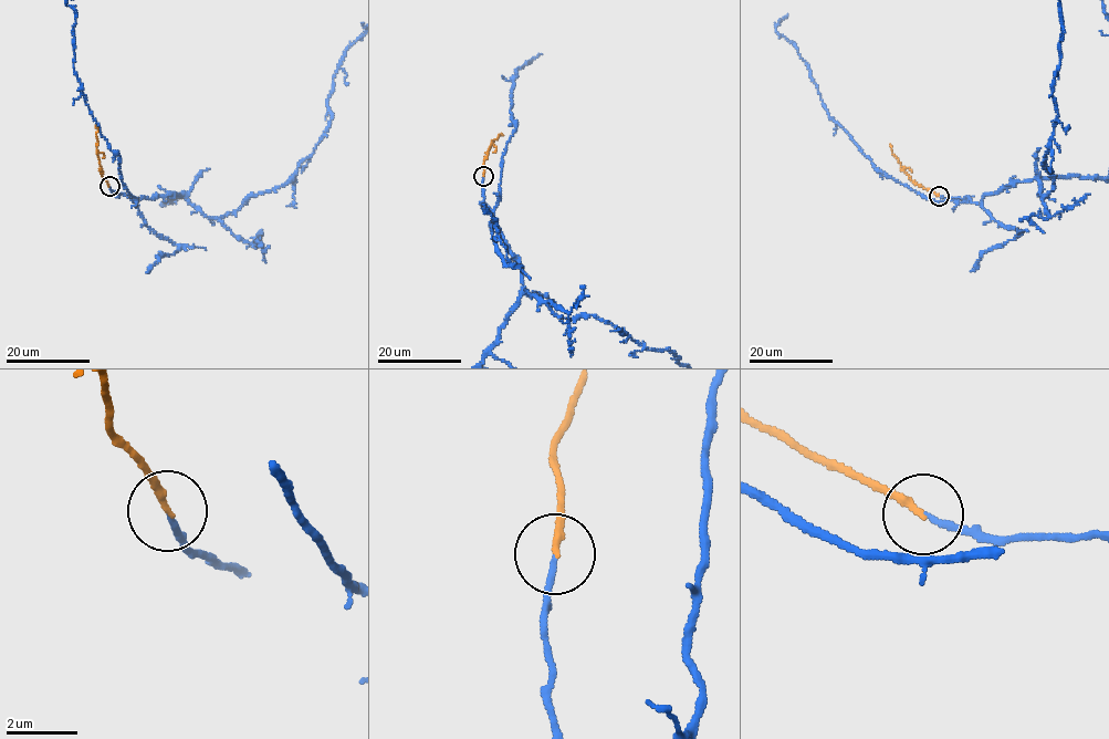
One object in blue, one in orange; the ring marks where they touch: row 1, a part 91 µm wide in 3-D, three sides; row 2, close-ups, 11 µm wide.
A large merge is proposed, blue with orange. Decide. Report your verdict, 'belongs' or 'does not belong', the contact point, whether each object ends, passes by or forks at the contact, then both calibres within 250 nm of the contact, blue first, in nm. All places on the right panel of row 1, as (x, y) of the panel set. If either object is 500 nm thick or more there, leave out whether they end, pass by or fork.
belongs; place (939, 196); blue ends; orange ends; calibres 150 and 200 nm

